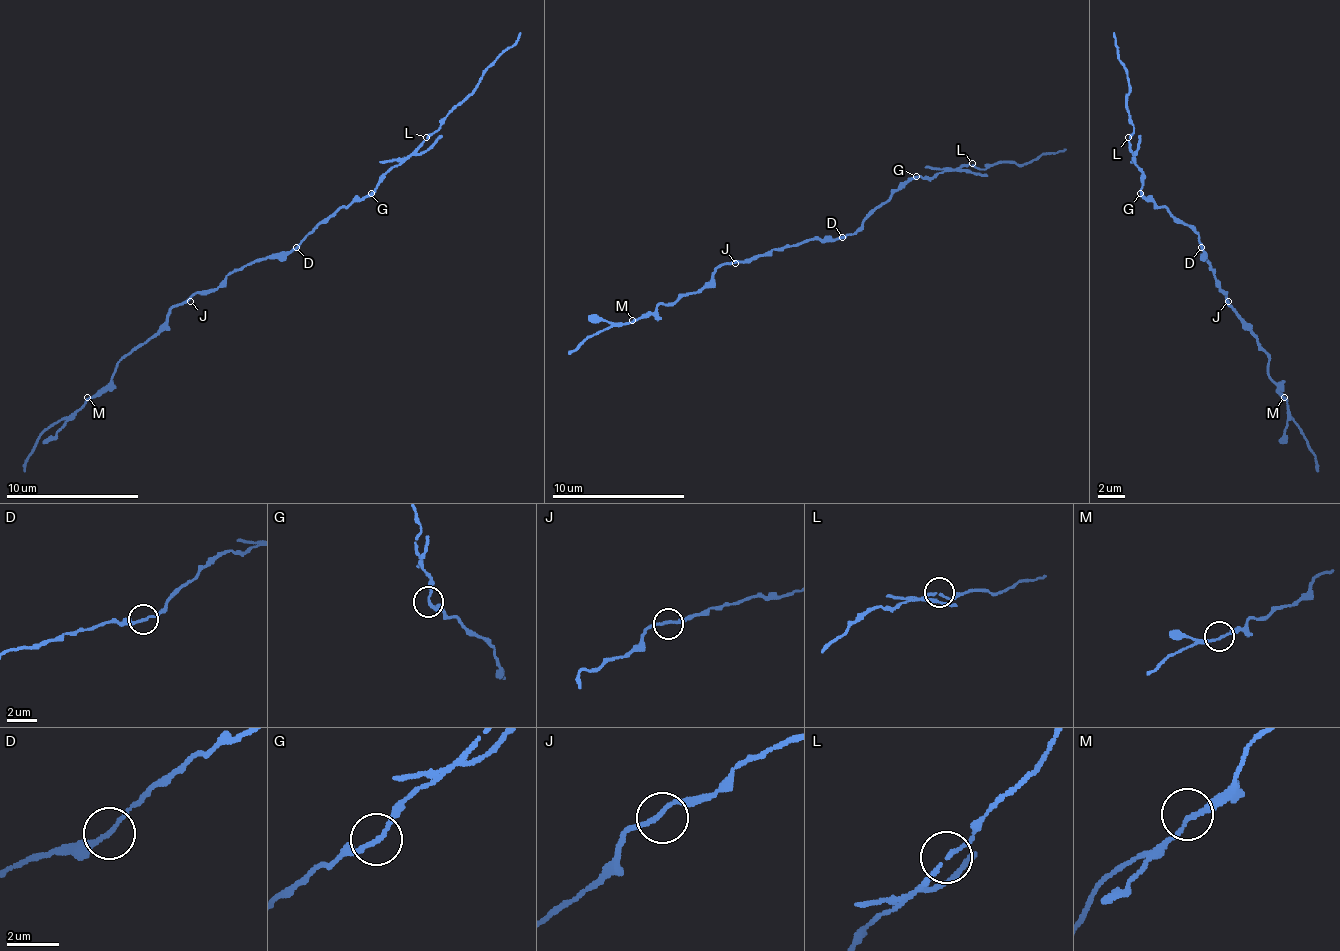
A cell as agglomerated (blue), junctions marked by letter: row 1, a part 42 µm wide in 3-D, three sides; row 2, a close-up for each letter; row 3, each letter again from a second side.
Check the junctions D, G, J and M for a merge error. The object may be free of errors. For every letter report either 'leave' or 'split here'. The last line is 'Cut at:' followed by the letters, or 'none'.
D: leave
G: split here
J: leave
M: leave
Cut at: G

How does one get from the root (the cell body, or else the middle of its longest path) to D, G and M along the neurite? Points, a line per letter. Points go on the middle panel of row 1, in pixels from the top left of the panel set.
D: (815, 240), (839, 240), (842, 237)
G: (815, 240), (842, 240), (915, 177)
M: (815, 240), (722, 263), (696, 293), (682, 293), (632, 320)

